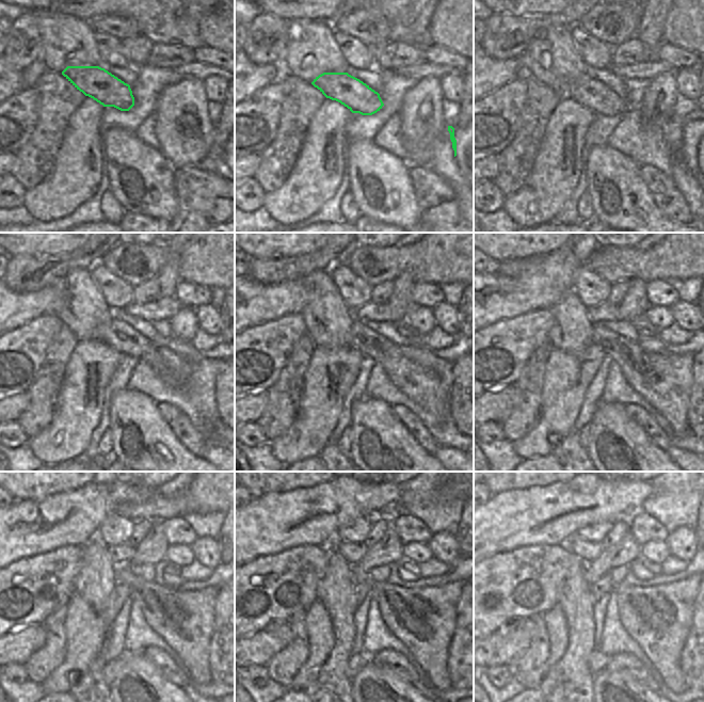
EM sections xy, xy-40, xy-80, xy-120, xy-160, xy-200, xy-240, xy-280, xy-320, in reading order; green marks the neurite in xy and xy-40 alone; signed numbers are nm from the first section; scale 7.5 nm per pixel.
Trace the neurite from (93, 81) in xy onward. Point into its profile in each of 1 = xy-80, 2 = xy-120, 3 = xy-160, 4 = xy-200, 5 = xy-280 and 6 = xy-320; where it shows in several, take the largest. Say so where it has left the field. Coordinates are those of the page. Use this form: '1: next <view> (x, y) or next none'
1: next xy-80 (589, 92)
2: next xy-120 (196, 380)
3: next xy-160 (427, 380)
4: next xy-200 (665, 380)
5: next xy-280 (422, 618)
6: next xy-320 (658, 618)

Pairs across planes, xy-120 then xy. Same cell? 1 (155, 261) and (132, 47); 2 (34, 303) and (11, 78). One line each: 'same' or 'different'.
1: different
2: same

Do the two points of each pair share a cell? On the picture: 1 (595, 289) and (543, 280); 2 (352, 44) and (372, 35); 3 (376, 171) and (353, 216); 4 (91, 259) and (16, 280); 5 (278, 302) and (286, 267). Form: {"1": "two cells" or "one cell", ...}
{"1": "two cells", "2": "two cells", "3": "two cells", "4": "one cell", "5": "two cells"}

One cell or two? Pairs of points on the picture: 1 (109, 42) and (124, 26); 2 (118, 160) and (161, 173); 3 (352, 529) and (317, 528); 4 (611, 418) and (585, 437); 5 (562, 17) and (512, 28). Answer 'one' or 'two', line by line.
1: two
2: one
3: two
4: two
5: one

